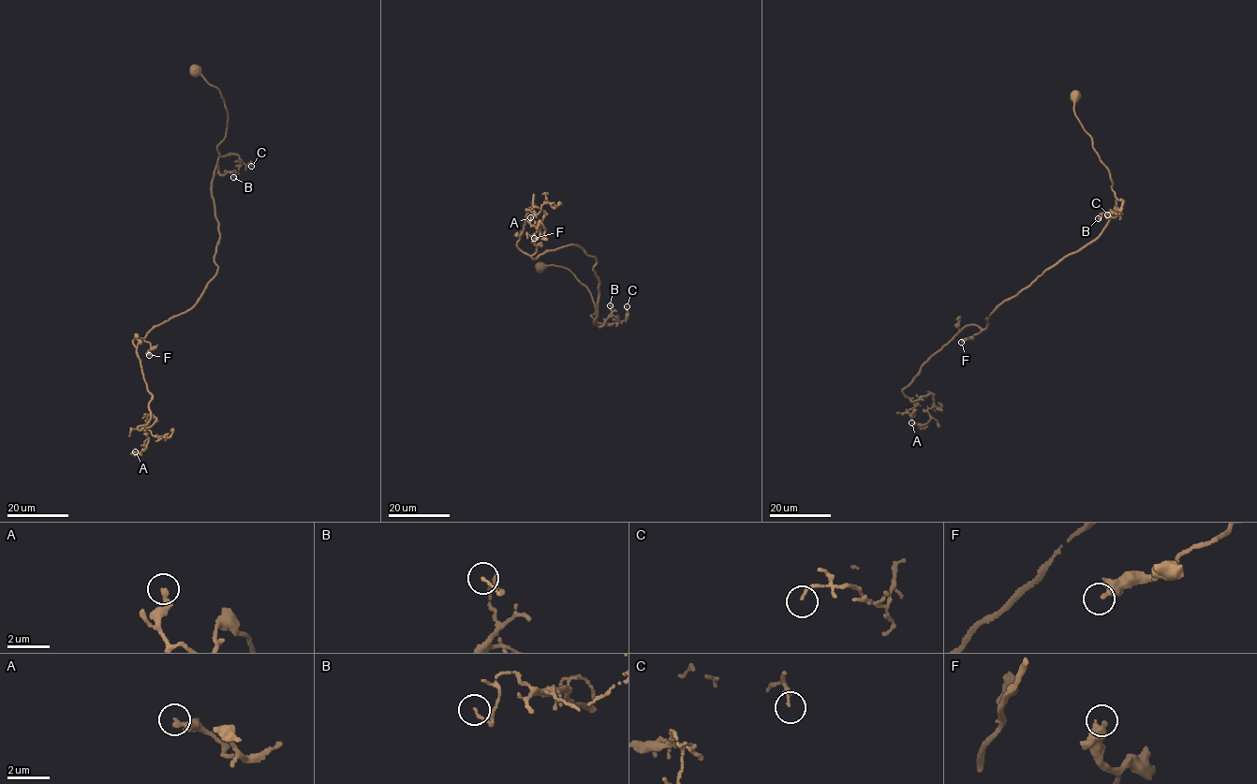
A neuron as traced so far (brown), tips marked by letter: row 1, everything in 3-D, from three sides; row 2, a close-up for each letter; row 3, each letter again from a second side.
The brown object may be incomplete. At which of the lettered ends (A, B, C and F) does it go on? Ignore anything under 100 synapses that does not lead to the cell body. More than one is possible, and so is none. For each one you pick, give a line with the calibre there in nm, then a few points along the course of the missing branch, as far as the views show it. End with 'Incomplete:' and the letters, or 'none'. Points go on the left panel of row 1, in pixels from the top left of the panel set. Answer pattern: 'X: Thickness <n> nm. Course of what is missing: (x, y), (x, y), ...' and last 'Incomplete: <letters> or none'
Incomplete: none

